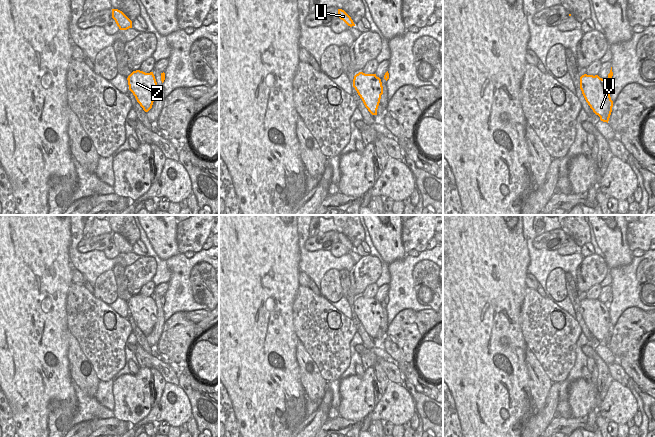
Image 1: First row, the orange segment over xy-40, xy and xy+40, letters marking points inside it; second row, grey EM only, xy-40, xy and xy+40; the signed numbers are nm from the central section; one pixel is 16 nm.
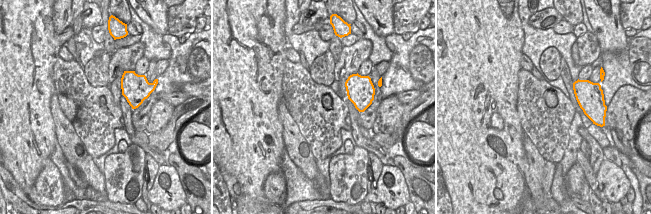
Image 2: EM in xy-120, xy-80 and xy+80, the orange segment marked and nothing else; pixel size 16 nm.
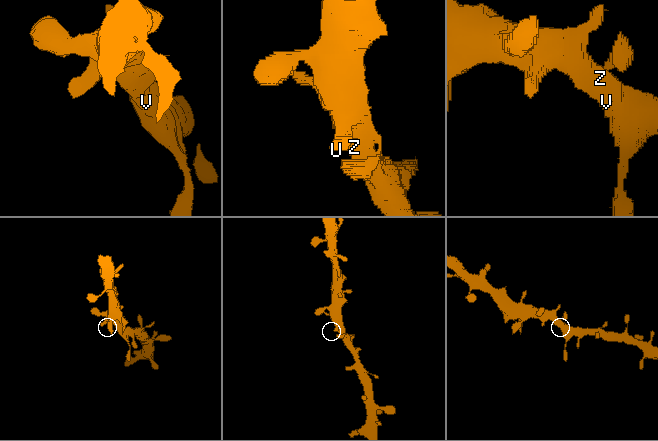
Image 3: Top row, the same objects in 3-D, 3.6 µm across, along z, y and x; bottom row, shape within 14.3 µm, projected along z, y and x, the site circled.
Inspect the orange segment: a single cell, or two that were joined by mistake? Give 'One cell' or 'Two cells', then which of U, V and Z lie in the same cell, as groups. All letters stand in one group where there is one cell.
One cell. Groups: U V Z

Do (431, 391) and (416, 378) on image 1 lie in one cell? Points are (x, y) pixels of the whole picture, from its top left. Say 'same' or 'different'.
same

